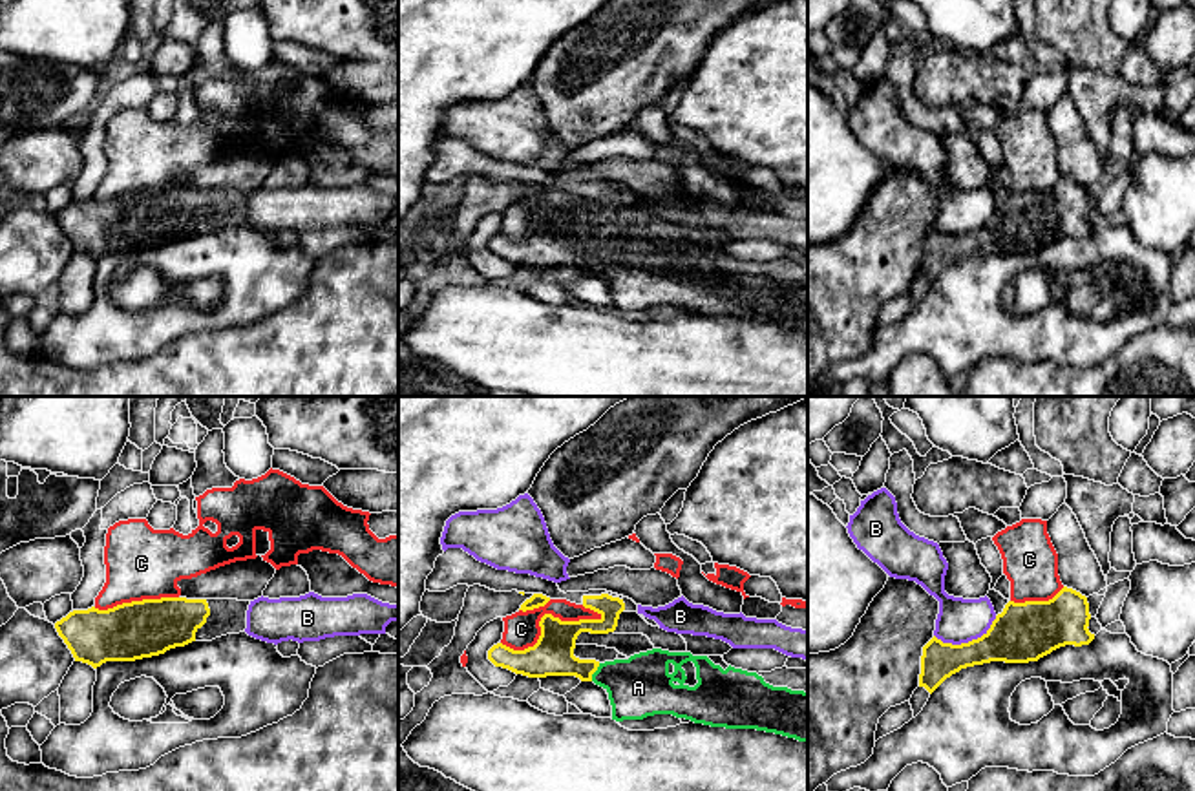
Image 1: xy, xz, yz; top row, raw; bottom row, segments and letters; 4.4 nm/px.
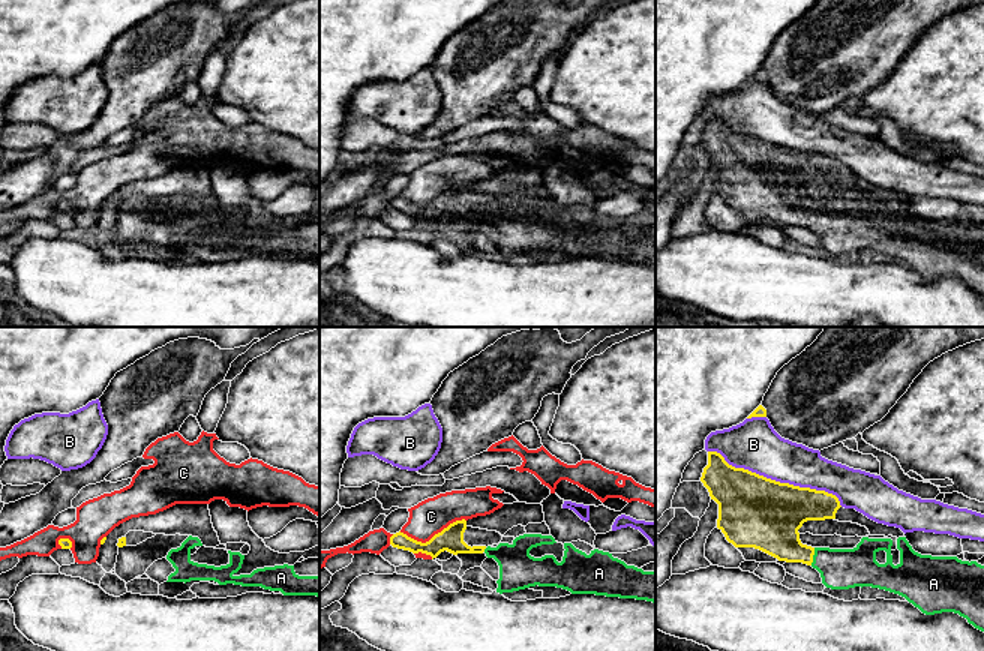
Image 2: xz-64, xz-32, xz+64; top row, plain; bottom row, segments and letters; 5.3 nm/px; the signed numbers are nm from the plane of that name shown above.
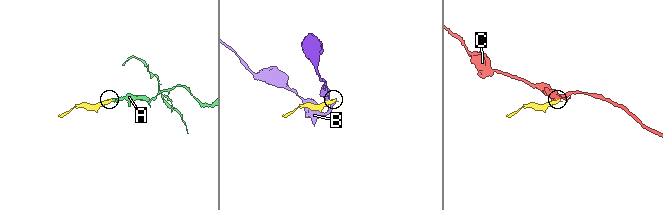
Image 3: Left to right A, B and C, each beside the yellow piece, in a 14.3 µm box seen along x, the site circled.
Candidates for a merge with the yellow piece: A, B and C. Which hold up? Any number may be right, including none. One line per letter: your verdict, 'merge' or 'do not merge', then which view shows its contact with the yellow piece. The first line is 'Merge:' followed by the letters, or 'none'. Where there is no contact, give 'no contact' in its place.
Merge: A
A: merge; meets yellow in xz
B: do not merge; meets yellow in yz
C: do not merge; meets yellow in xz

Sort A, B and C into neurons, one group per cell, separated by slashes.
A / B / C

